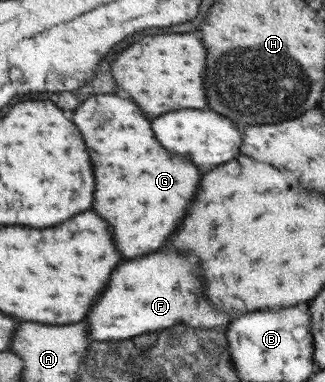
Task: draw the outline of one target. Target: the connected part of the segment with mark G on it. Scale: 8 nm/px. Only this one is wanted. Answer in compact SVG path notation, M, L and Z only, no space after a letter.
M95 95L80 105L72 113L75 113L75 125L85 137L97 173L97 201L93 209L97 207L97 213L113 225L117 247L125 257L141 257L141 253L157 251L169 241L169 237L173 237L187 217L203 177L199 167L195 167L185 155L173 155L163 149L151 129L151 123L133 101L117 95Z

